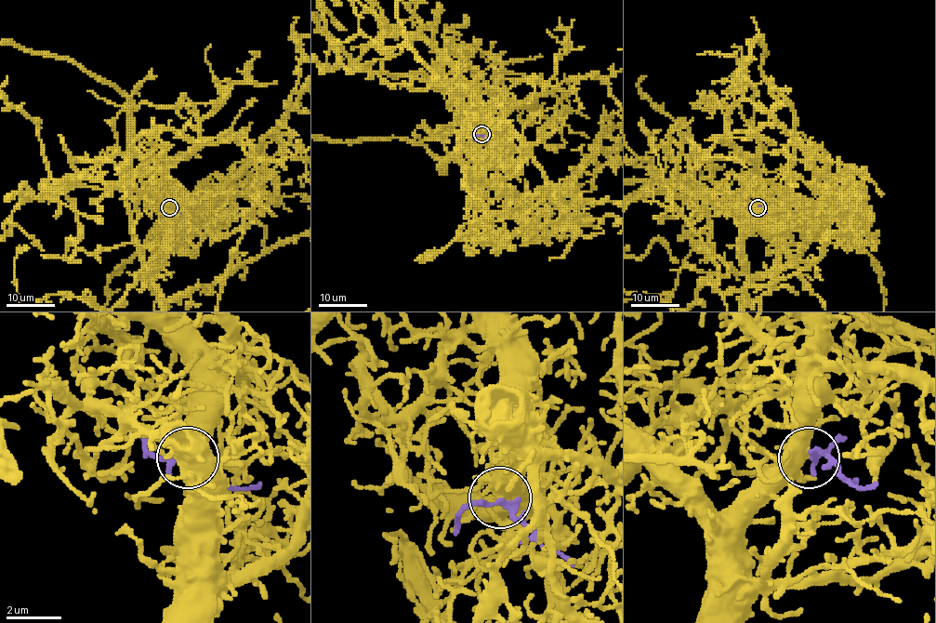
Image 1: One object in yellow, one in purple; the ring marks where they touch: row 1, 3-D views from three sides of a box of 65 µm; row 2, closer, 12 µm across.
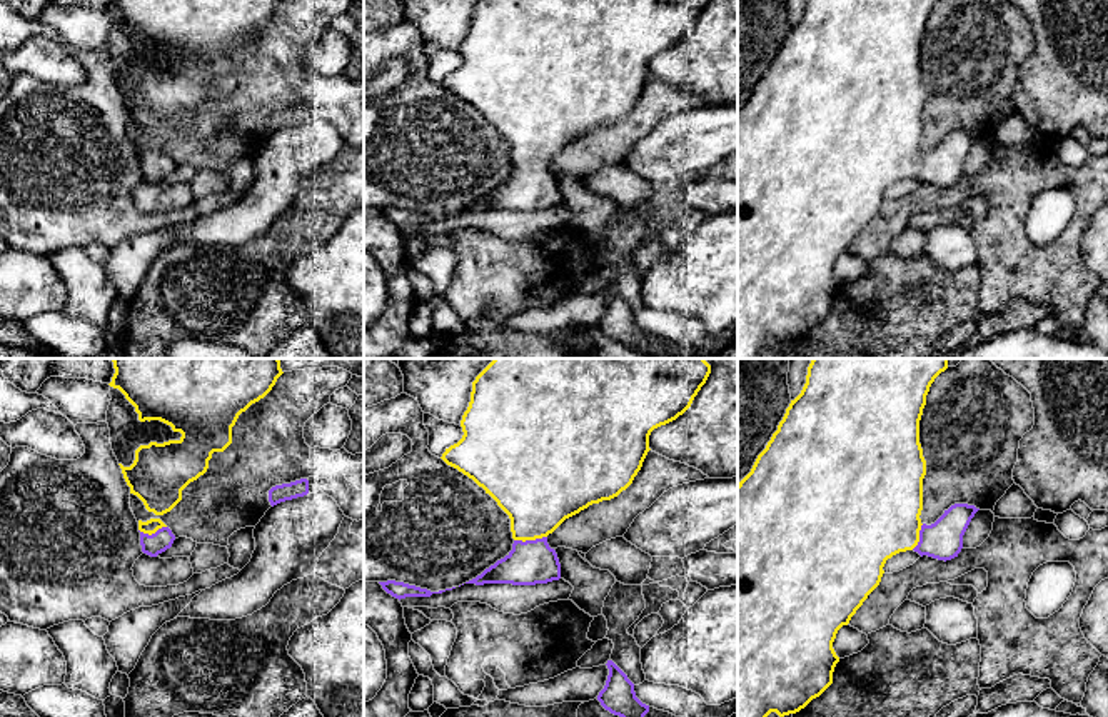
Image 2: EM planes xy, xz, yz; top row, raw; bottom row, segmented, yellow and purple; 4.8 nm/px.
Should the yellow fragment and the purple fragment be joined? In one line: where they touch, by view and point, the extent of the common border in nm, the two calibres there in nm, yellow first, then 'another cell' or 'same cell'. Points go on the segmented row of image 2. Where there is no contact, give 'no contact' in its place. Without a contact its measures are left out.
contact xz (529, 539); length 160 nm; calibres 380 and 220 nm; same cell

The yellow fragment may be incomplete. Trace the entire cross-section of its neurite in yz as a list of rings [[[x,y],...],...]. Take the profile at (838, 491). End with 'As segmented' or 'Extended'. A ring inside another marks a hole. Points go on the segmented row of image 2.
[[[813,358],[808,367],[806,384],[801,394],[791,400],[789,407],[783,420],[778,425],[778,430],[773,434],[766,449],[758,455],[751,472],[738,484],[738,717],[768,717],[771,712],[776,712],[779,717],[796,714],[804,709],[813,699],[819,697],[831,684],[833,672],[839,657],[833,649],[833,642],[836,639],[838,630],[843,625],[848,625],[856,610],[863,605],[868,595],[879,585],[881,577],[884,574],[883,567],[888,559],[899,552],[914,550],[921,557],[928,555],[938,560],[951,560],[958,557],[963,549],[963,535],[980,510],[975,505],[968,504],[954,504],[931,525],[921,522],[919,515],[923,510],[923,479],[926,475],[926,460],[923,457],[923,449],[919,444],[919,420],[923,415],[923,409],[926,405],[926,395],[929,392],[934,379],[948,369],[948,358]]]. Extended

